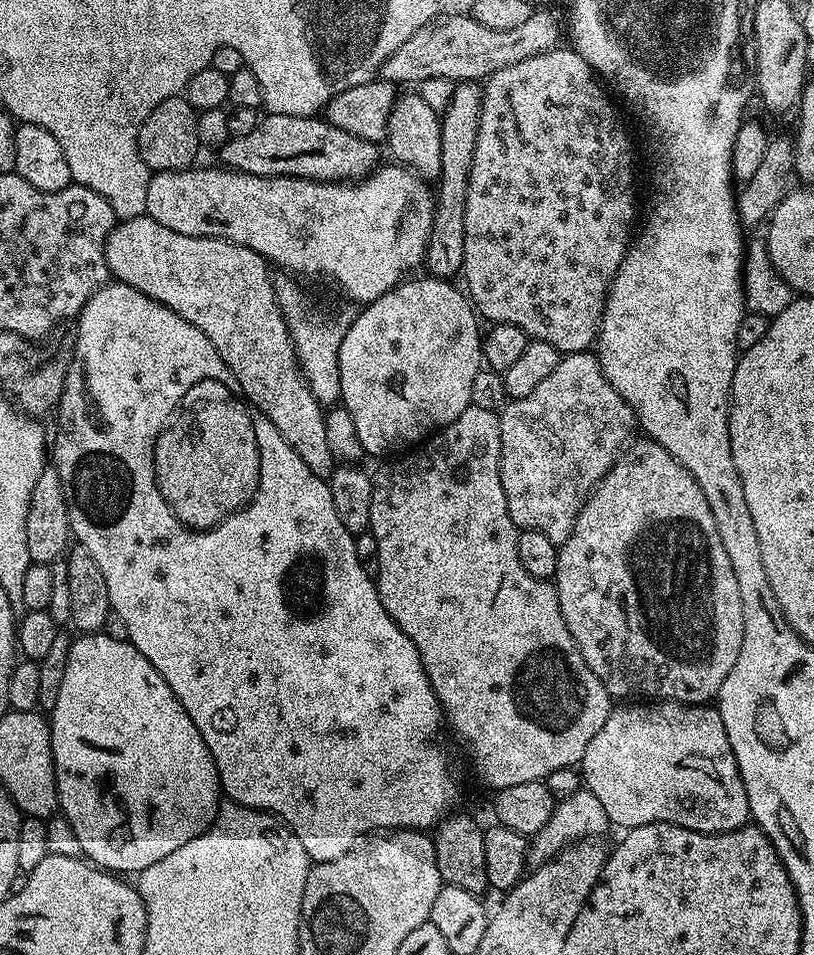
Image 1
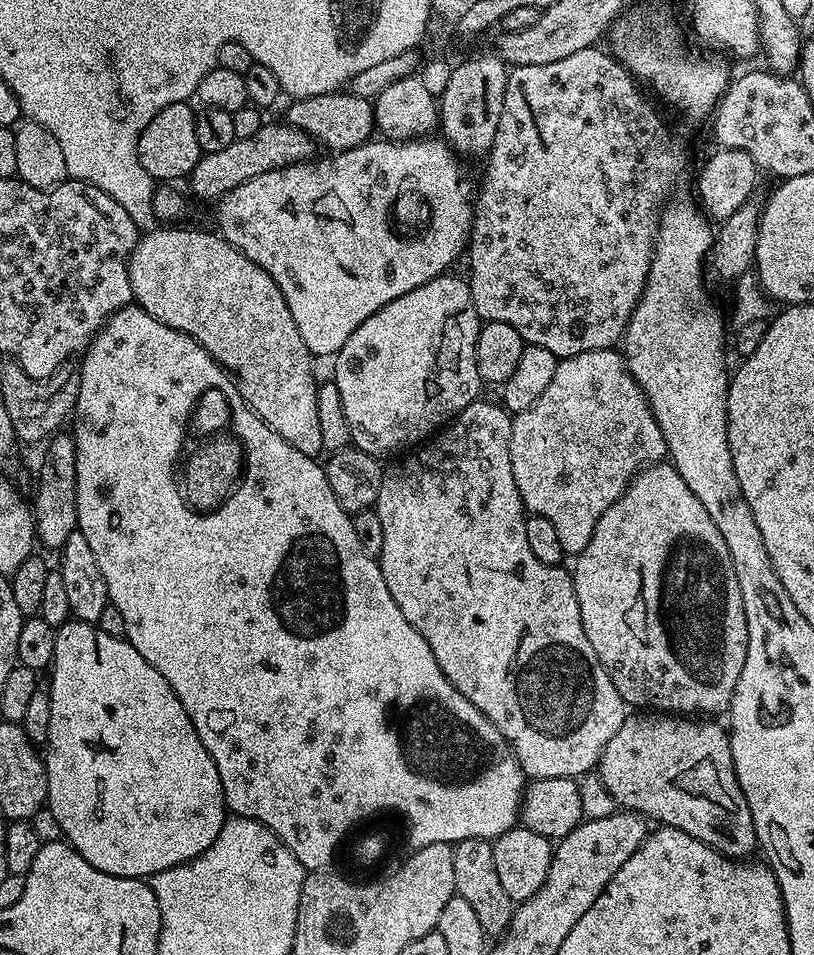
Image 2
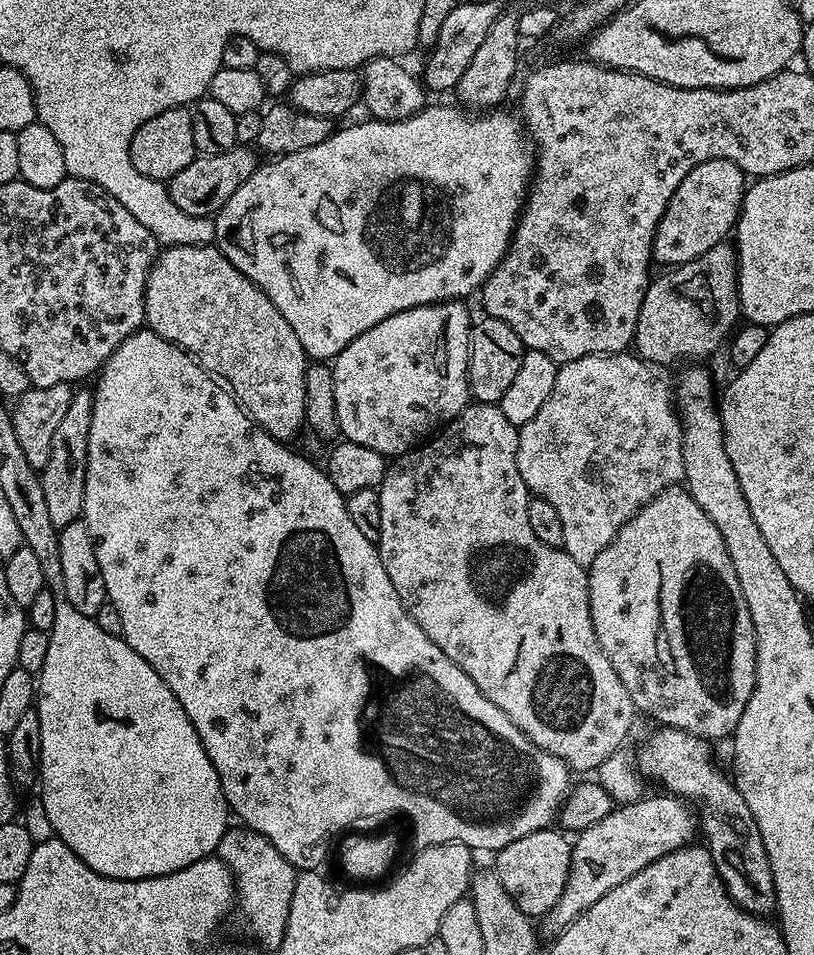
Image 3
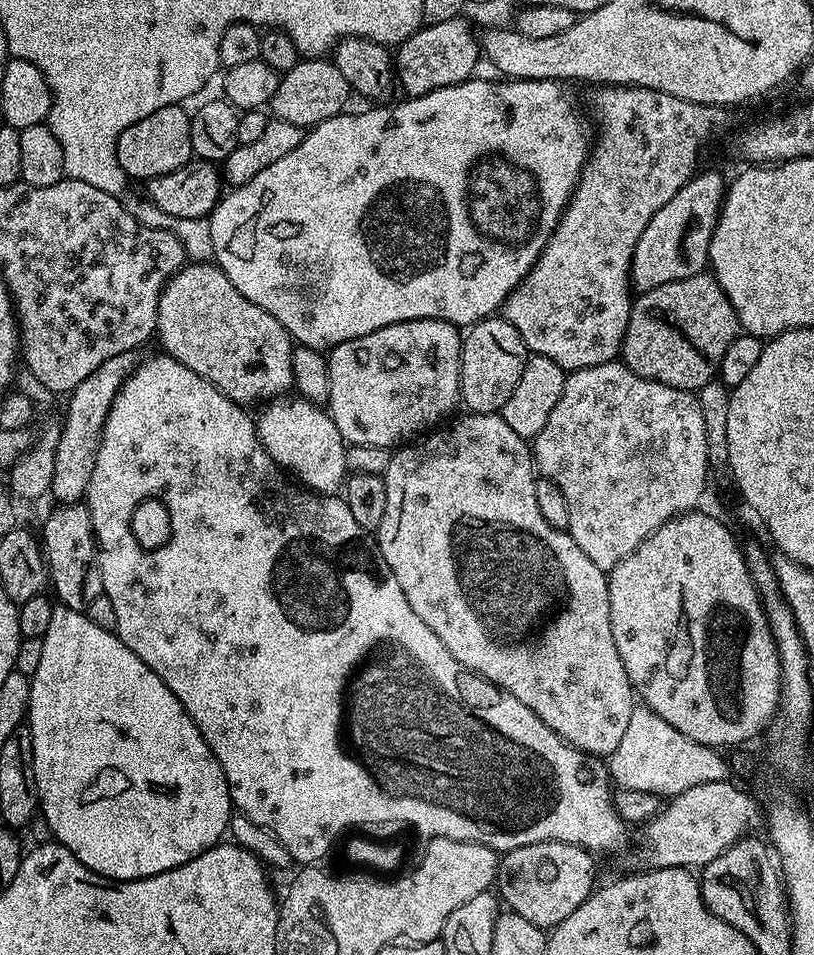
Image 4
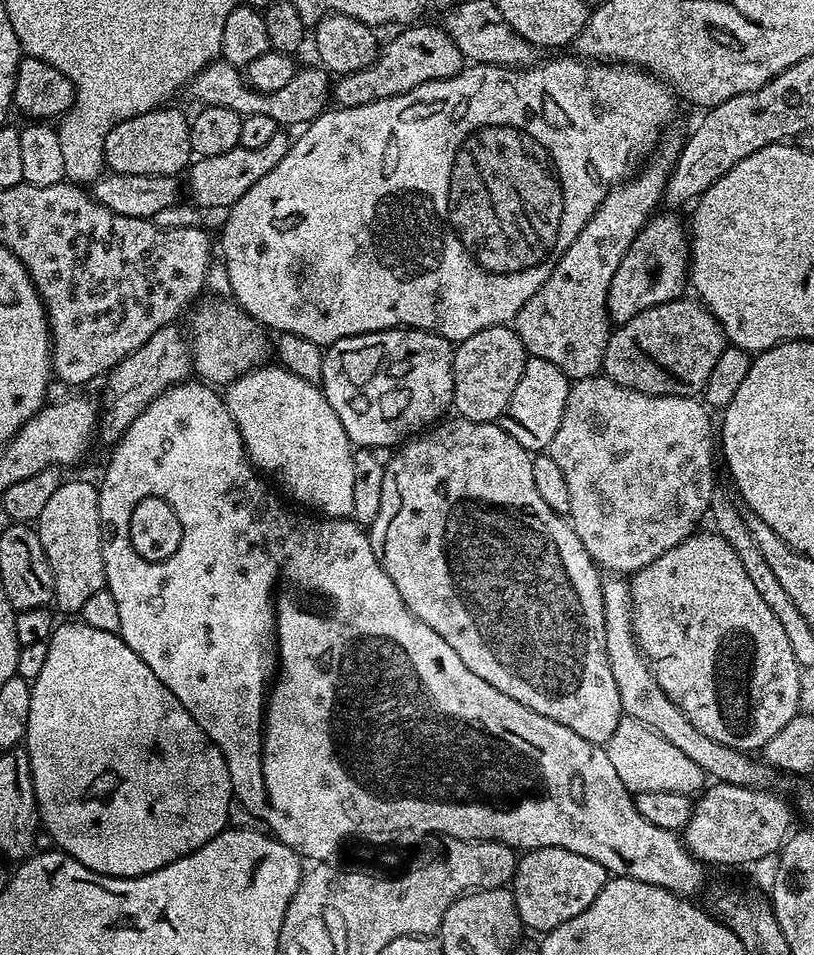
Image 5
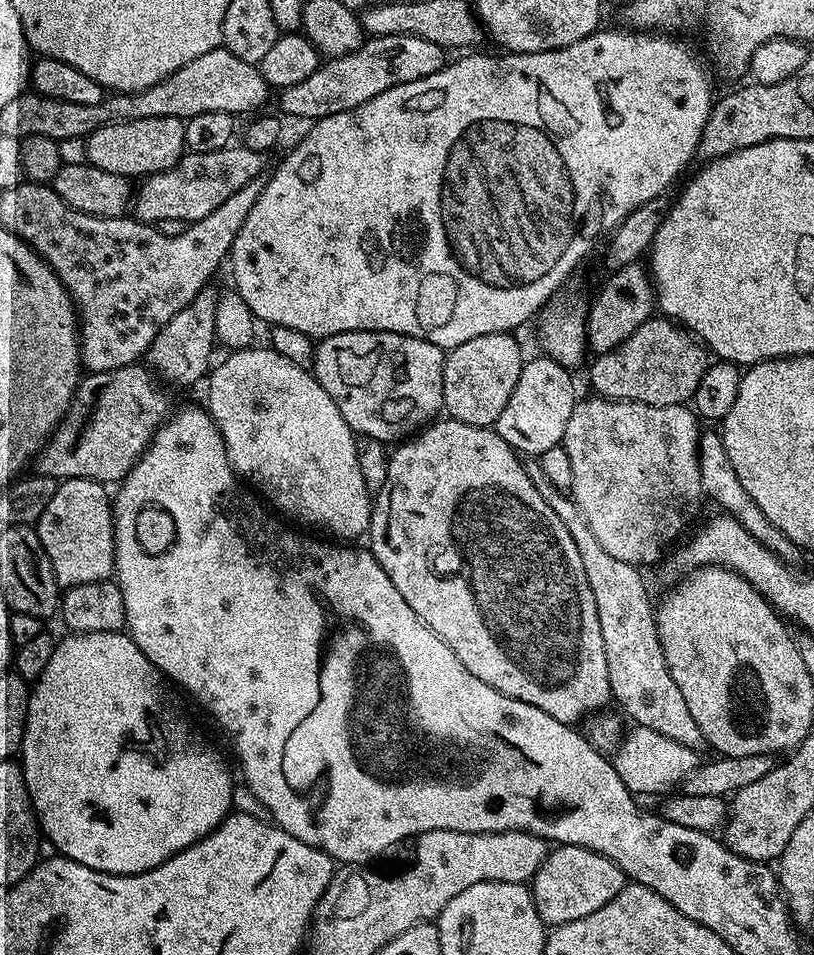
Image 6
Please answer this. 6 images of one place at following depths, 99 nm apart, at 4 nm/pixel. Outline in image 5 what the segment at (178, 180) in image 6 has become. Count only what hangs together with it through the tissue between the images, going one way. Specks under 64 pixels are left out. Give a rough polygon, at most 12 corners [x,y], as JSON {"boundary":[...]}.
{"boundary":[[290,136],[258,150],[199,157],[187,195],[200,208],[231,208],[282,162]]}

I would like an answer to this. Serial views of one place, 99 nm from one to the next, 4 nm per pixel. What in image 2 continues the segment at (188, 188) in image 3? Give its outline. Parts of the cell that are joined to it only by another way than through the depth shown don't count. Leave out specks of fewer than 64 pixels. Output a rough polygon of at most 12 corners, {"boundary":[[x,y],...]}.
{"boundary":[[287,122],[201,155],[192,192],[219,201],[258,174],[313,159]]}

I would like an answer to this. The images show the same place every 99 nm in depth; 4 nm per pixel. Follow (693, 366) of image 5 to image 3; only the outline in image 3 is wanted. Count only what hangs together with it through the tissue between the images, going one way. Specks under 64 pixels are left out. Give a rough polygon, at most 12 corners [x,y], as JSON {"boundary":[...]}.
{"boundary":[[735,245],[664,270],[635,355],[707,359],[739,321]]}

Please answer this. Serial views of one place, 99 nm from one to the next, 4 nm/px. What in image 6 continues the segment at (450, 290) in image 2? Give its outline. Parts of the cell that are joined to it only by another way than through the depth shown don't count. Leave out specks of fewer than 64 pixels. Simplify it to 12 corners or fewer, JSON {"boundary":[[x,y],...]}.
{"boundary":[[397,332],[316,344],[356,436],[403,441],[444,406],[445,349]]}

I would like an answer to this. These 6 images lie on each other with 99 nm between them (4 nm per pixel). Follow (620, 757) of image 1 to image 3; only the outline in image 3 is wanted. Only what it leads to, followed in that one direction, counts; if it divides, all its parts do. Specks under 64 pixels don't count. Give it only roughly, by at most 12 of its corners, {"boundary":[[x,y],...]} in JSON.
{"boundary":[[660,726],[641,777],[695,805],[730,898],[767,917],[774,878],[750,814],[709,741]]}

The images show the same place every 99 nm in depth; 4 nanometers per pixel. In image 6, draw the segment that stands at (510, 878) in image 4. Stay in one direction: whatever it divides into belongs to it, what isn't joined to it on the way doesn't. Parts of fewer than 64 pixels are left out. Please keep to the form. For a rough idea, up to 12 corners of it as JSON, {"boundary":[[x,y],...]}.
{"boundary":[[573,844],[551,849],[530,887],[542,922],[602,910],[624,871]]}

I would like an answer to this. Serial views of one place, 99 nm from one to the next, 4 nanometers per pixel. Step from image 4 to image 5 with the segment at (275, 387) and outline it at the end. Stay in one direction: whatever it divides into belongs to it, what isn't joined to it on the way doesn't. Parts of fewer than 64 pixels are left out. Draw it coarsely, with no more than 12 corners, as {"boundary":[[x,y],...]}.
{"boundary":[[231,299],[187,313],[192,366],[227,386],[269,359],[264,325]]}

